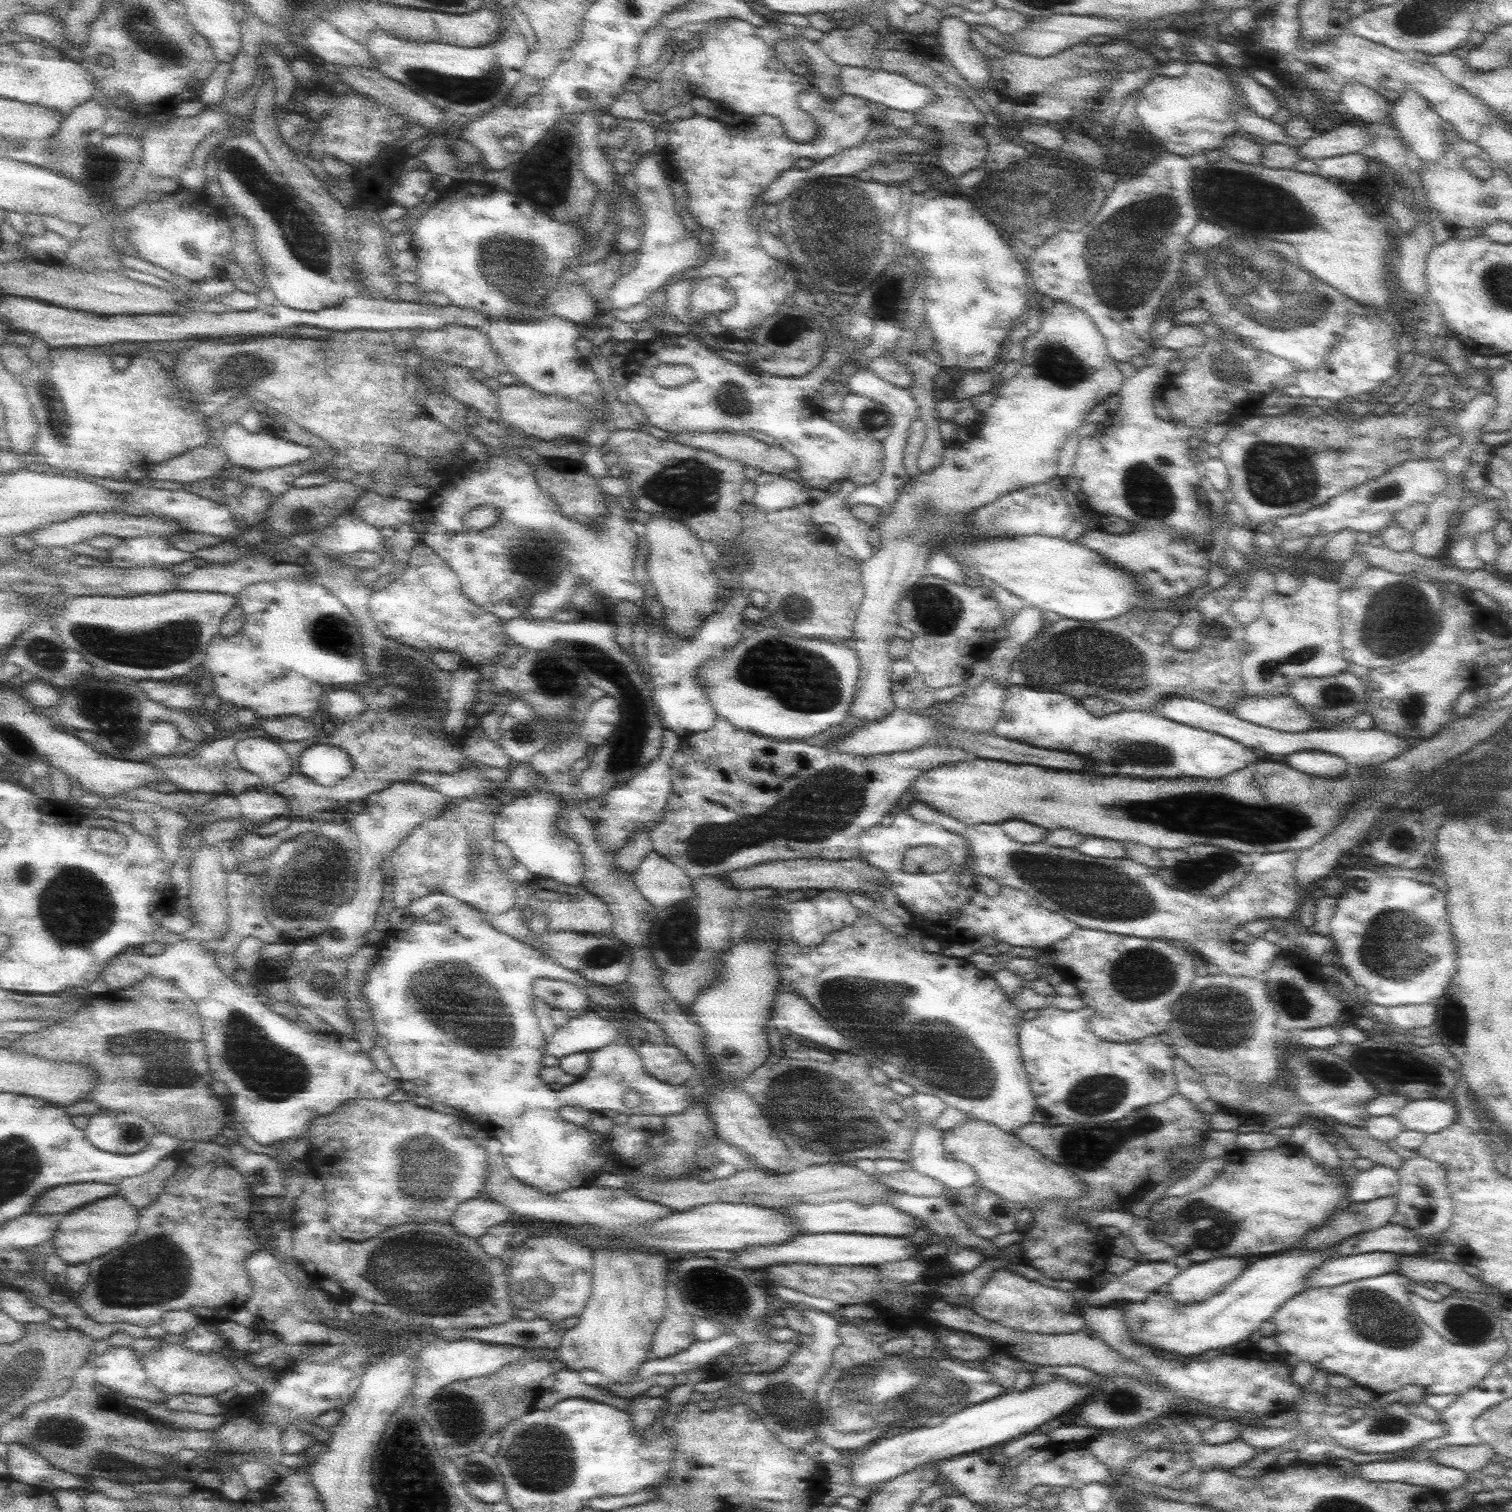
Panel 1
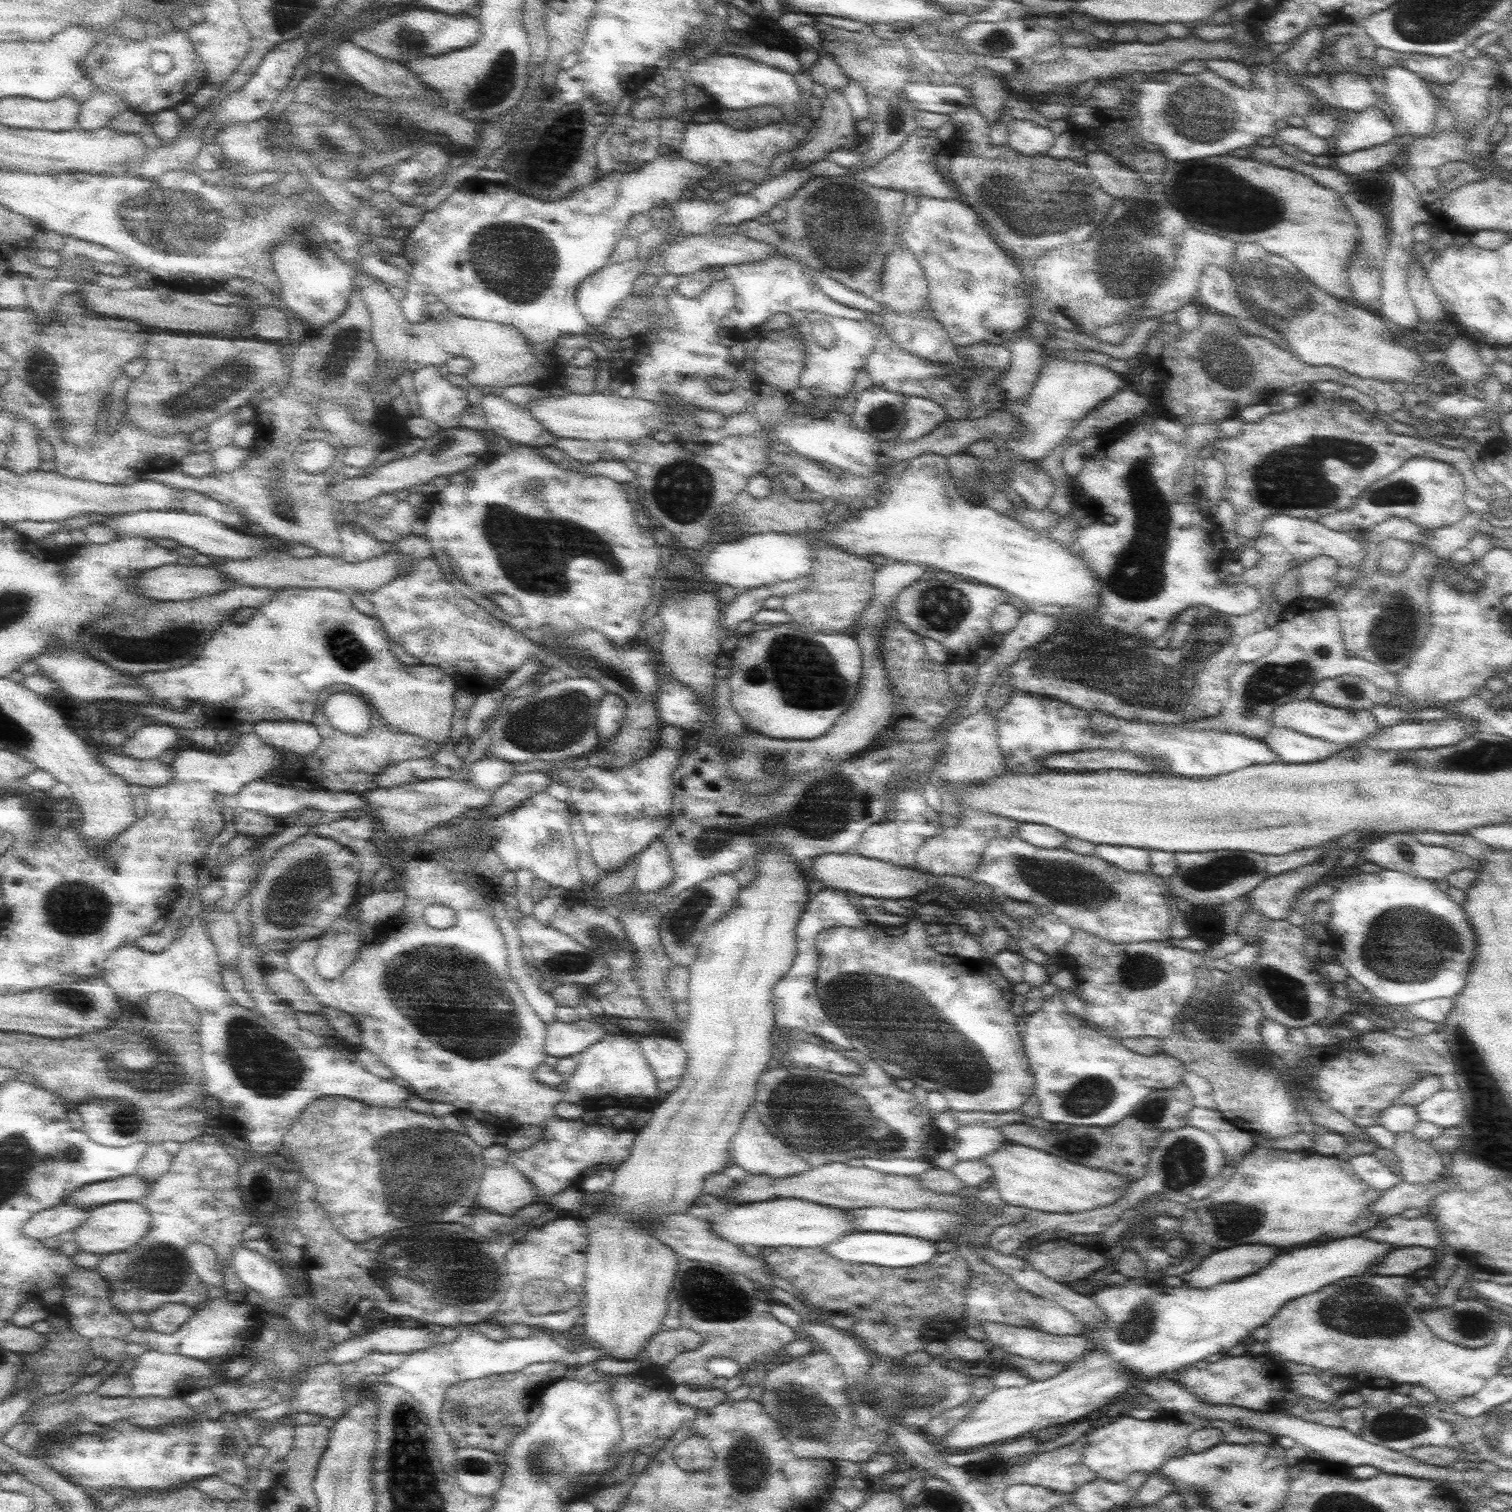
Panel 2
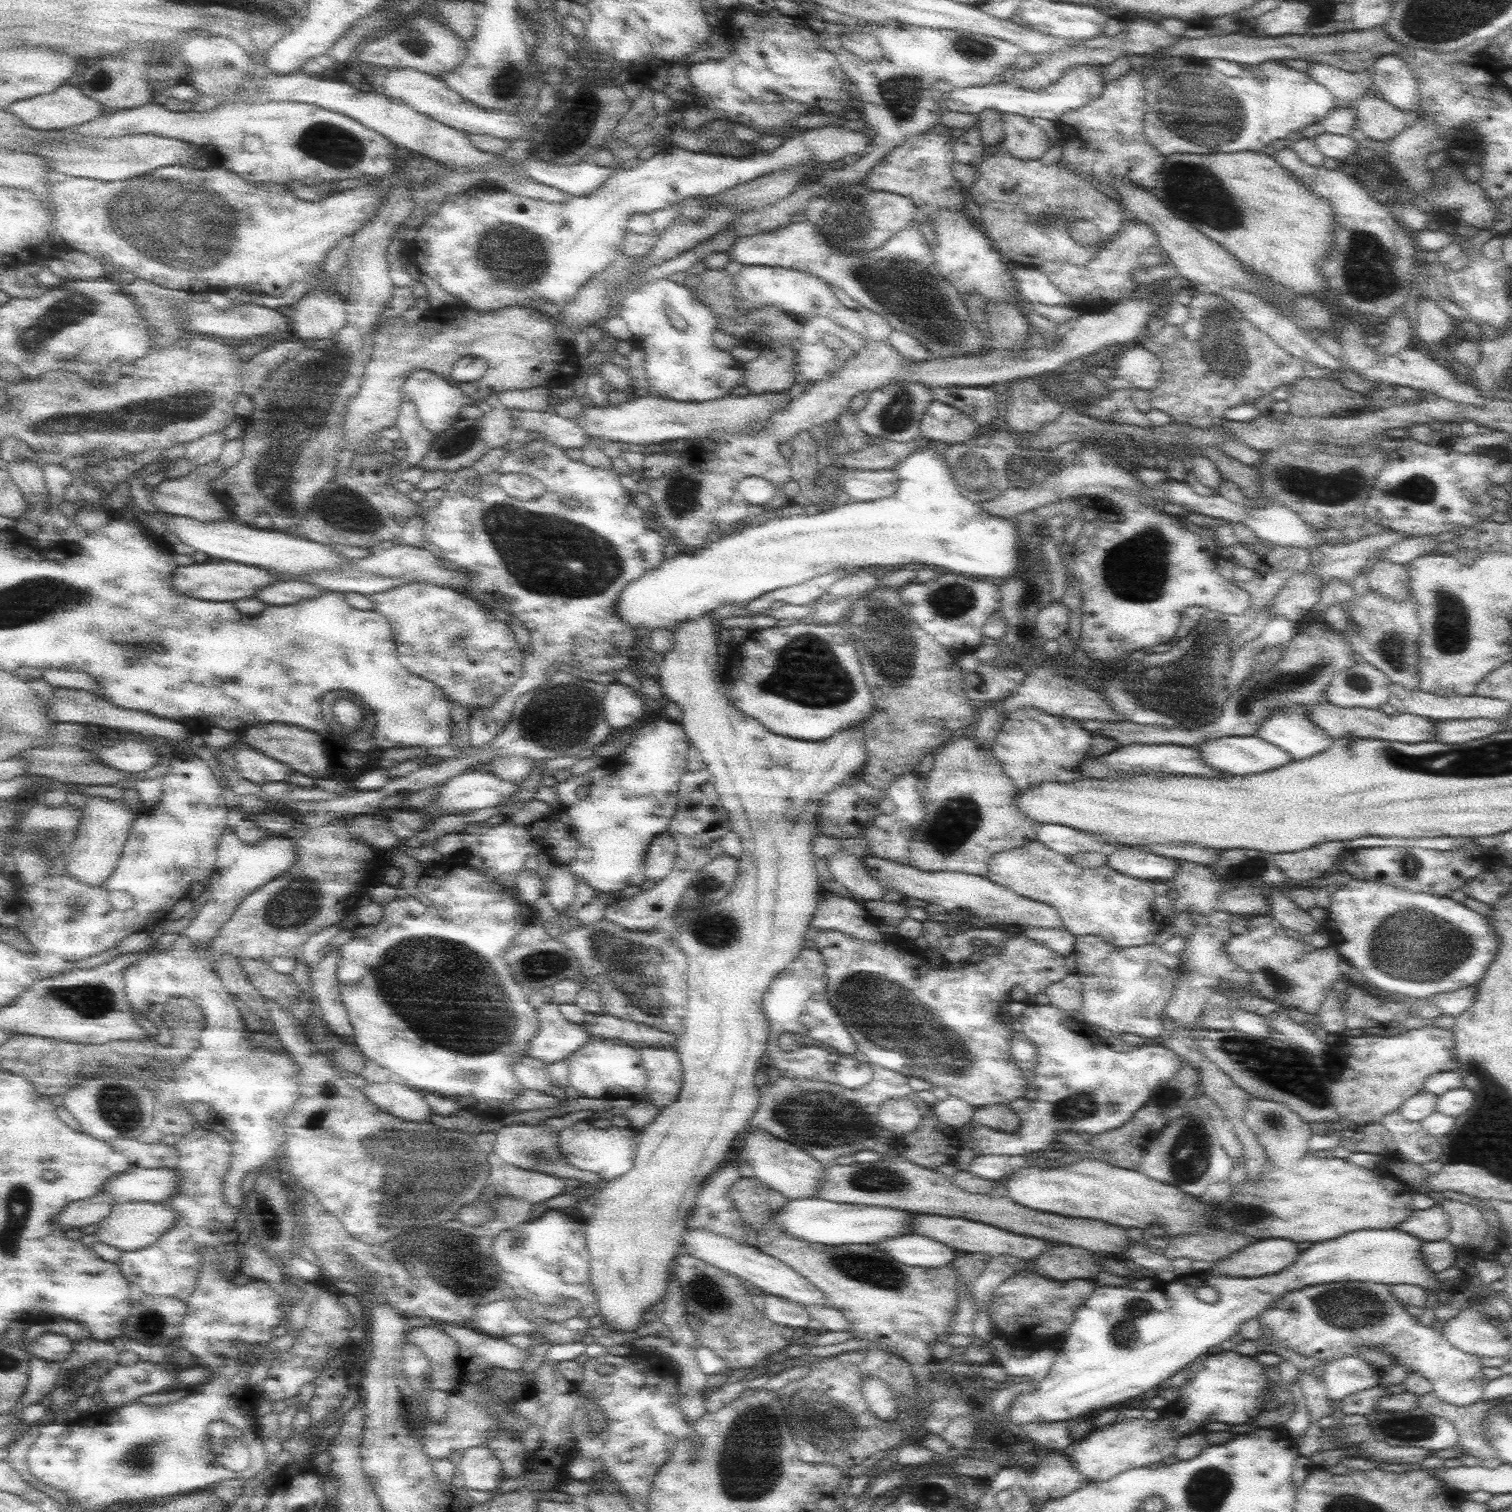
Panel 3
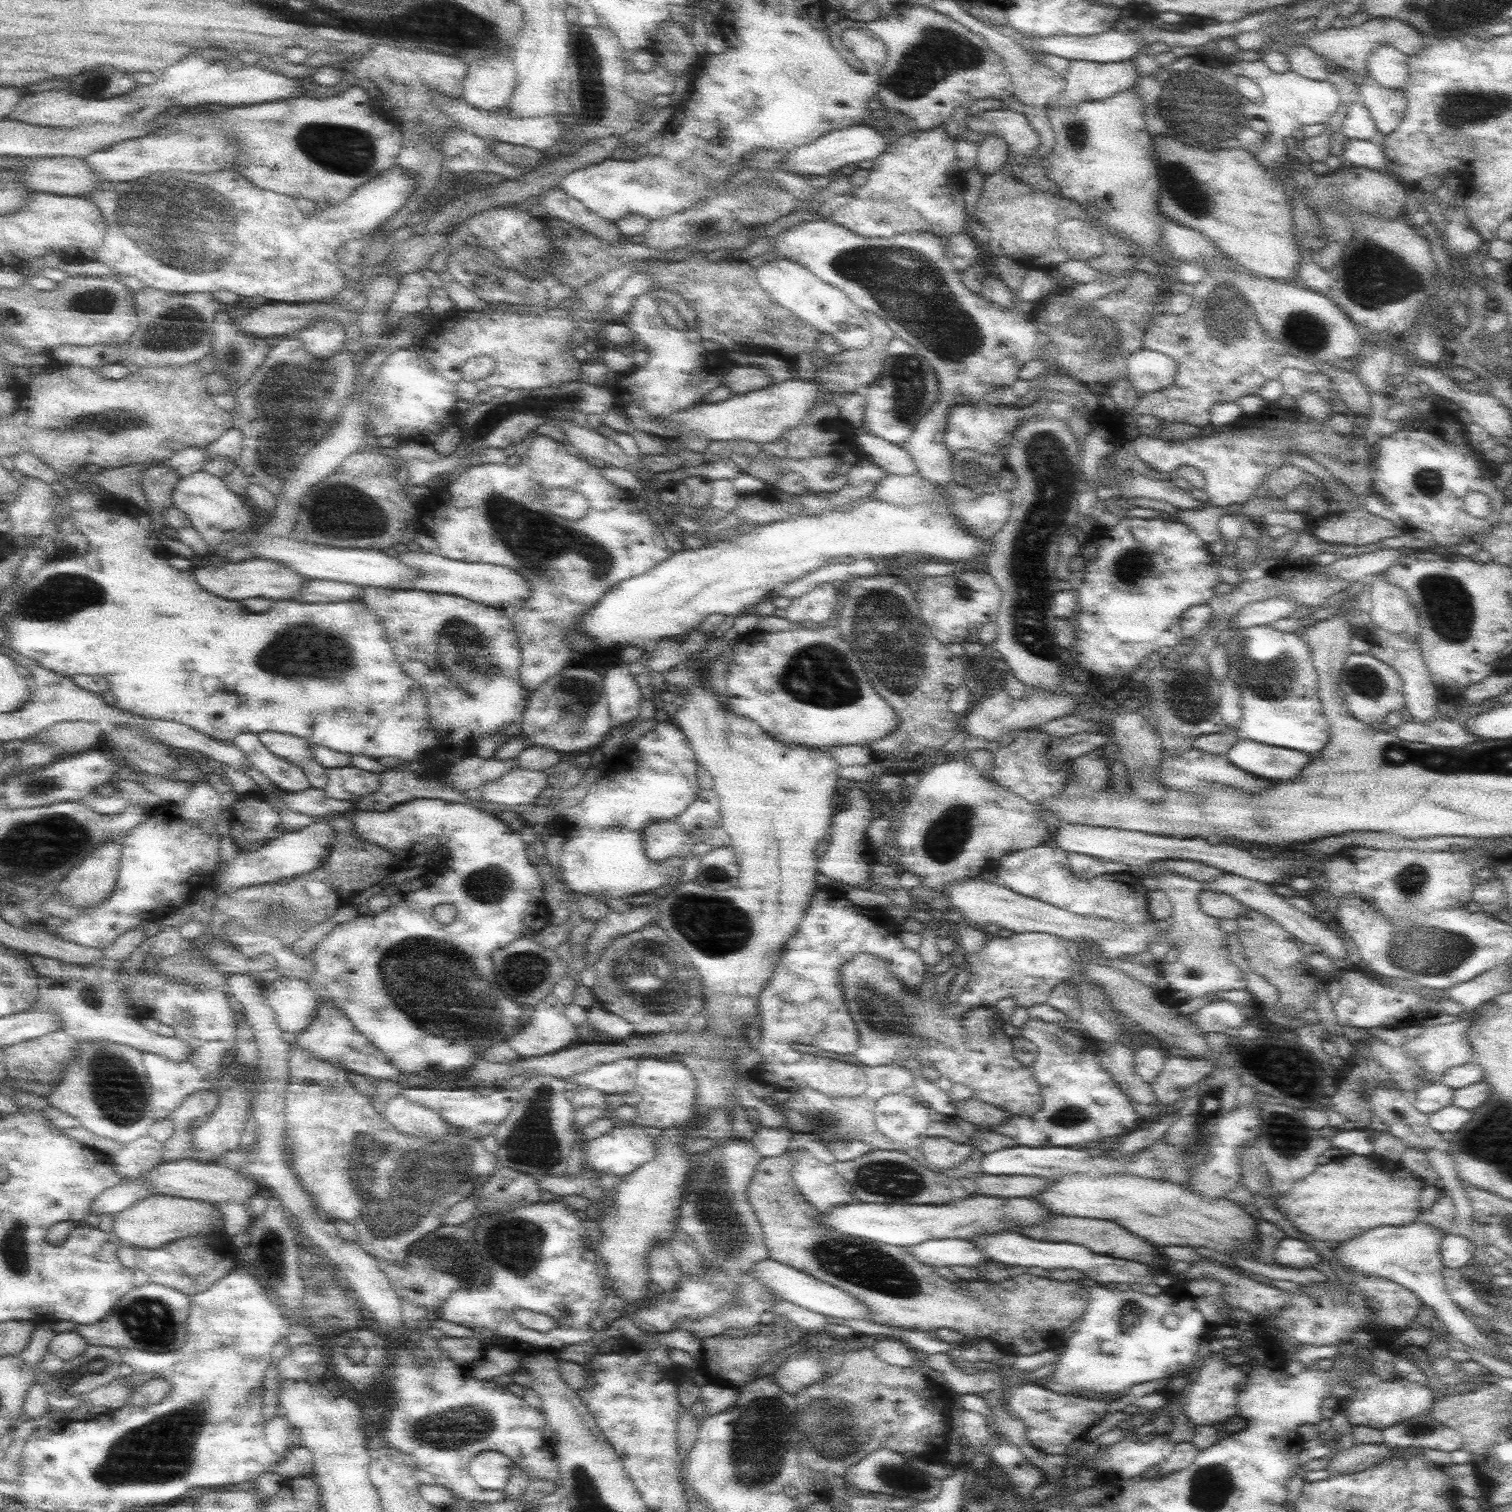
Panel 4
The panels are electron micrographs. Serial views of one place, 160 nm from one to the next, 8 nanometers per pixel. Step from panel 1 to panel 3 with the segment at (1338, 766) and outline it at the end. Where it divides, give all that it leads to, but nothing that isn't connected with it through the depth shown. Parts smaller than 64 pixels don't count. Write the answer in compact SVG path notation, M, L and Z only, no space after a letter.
M1307 704L1280 707L1262 721L1258 735L1267 743L1275 744L1276 747L1288 751L1293 756L1293 760L1304 760L1314 755L1320 755L1332 746L1333 738L1324 728L1318 728L1318 724L1314 724L1309 713L1311 707Z

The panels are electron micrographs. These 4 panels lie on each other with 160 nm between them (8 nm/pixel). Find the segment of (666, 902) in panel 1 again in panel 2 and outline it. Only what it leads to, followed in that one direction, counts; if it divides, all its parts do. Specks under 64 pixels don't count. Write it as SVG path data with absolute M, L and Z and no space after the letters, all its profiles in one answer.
M658 837L639 855L635 874L635 885L639 890L654 894L667 889L673 883L675 870L670 851L663 840Z

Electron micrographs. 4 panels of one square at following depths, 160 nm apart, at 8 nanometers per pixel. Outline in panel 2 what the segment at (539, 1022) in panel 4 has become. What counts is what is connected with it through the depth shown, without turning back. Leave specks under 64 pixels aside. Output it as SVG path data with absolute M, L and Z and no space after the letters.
M554 1019L547 1024L546 1055L559 1059L577 1056L604 1039L608 1030L606 1024L598 1024L592 1020L580 1019L565 1023Z

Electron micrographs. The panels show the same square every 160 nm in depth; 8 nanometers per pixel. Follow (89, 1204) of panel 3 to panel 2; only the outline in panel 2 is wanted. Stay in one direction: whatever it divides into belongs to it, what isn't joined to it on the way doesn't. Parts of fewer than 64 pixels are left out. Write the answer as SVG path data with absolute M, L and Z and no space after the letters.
M62 1203L34 1214L23 1227L23 1233L38 1240L58 1237L86 1222L89 1212L90 1209L77 1207L72 1203Z

